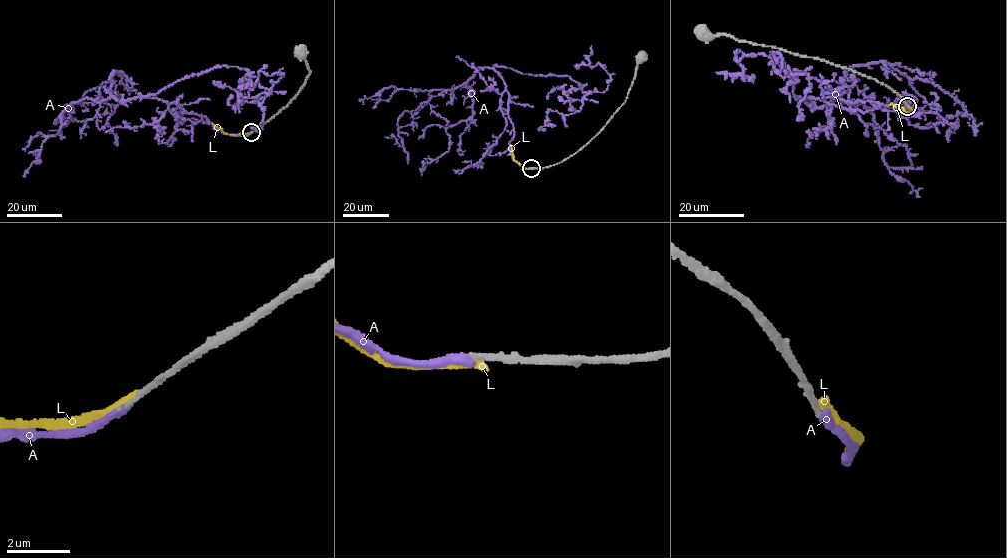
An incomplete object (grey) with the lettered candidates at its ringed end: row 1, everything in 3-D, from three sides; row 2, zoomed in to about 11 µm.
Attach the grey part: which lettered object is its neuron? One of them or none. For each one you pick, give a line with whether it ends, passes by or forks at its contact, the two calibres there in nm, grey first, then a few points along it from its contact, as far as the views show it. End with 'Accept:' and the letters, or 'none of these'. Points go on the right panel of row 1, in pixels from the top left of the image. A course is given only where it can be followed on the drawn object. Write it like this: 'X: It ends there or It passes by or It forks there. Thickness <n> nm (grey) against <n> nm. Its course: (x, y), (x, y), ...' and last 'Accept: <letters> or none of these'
A: It ends there. Thickness 170 nm (grey) against 280 nm. Its course: (907, 106), (794, 97), (770, 54), (782, 76), (807, 73), (826, 93), (851, 75)
Accept: A

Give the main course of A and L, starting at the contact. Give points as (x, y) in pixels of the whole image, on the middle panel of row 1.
A: (531, 168), (513, 160), (508, 92), (495, 65), (568, 75), (589, 93), (579, 111), (548, 112), (545, 129)
L: (532, 168), (526, 169), (514, 160), (510, 144)

